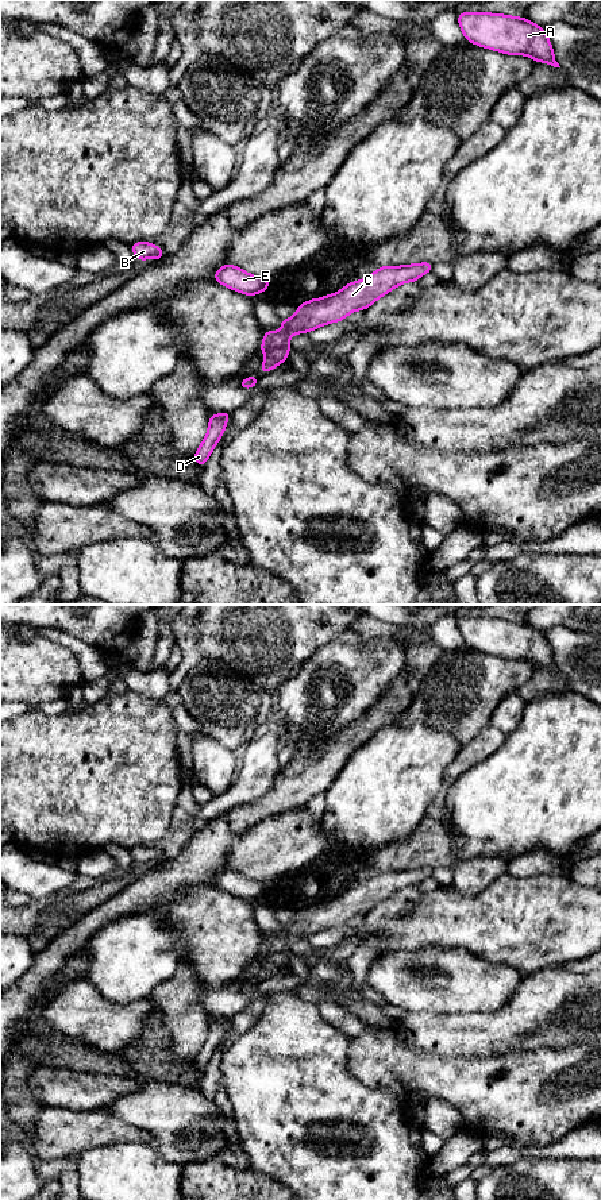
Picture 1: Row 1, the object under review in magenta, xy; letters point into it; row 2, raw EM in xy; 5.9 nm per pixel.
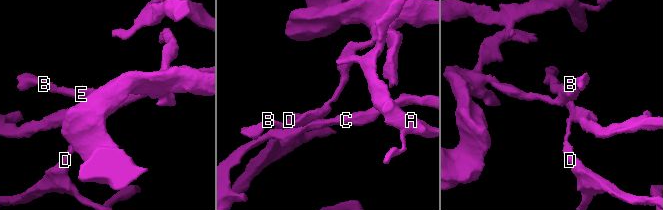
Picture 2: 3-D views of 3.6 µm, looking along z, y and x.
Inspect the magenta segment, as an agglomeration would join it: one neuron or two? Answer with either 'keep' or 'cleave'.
cleave

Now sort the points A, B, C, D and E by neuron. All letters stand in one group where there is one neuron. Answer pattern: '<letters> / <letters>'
A B C E / D

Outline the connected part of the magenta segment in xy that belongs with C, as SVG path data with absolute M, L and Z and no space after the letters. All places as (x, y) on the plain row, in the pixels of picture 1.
M431 867L404 871L382 869L365 884L347 888L334 899L303 907L294 921L281 923L281 935L265 934L259 954L266 957L273 952L289 950L292 939L308 938L319 931L342 926L355 915L365 915L394 892L416 887L424 879L431 877L432 872Z

